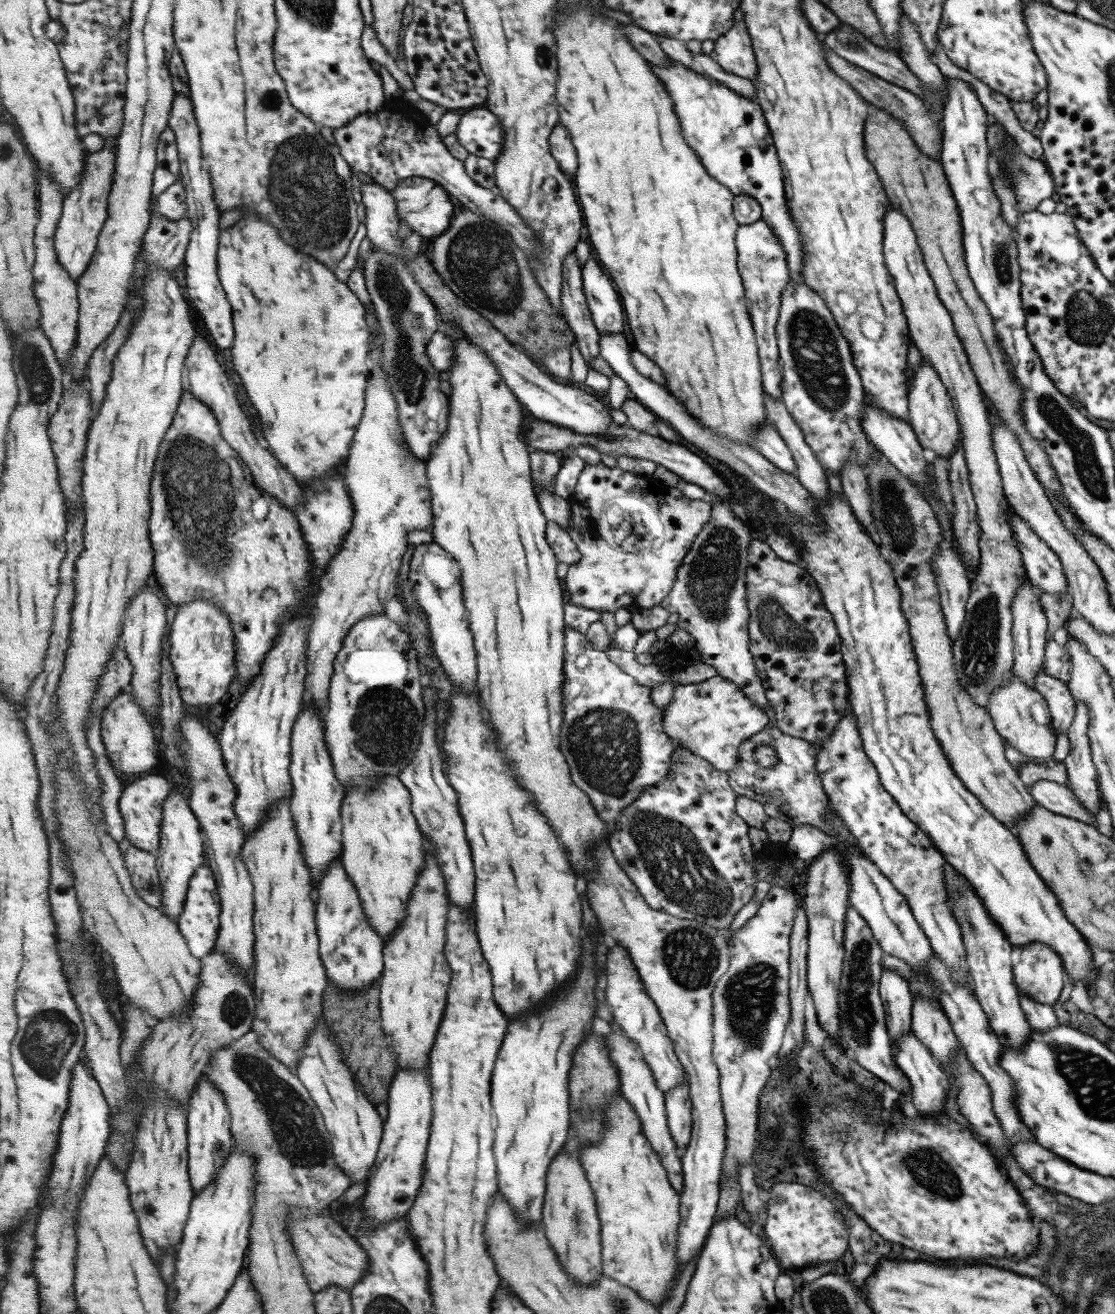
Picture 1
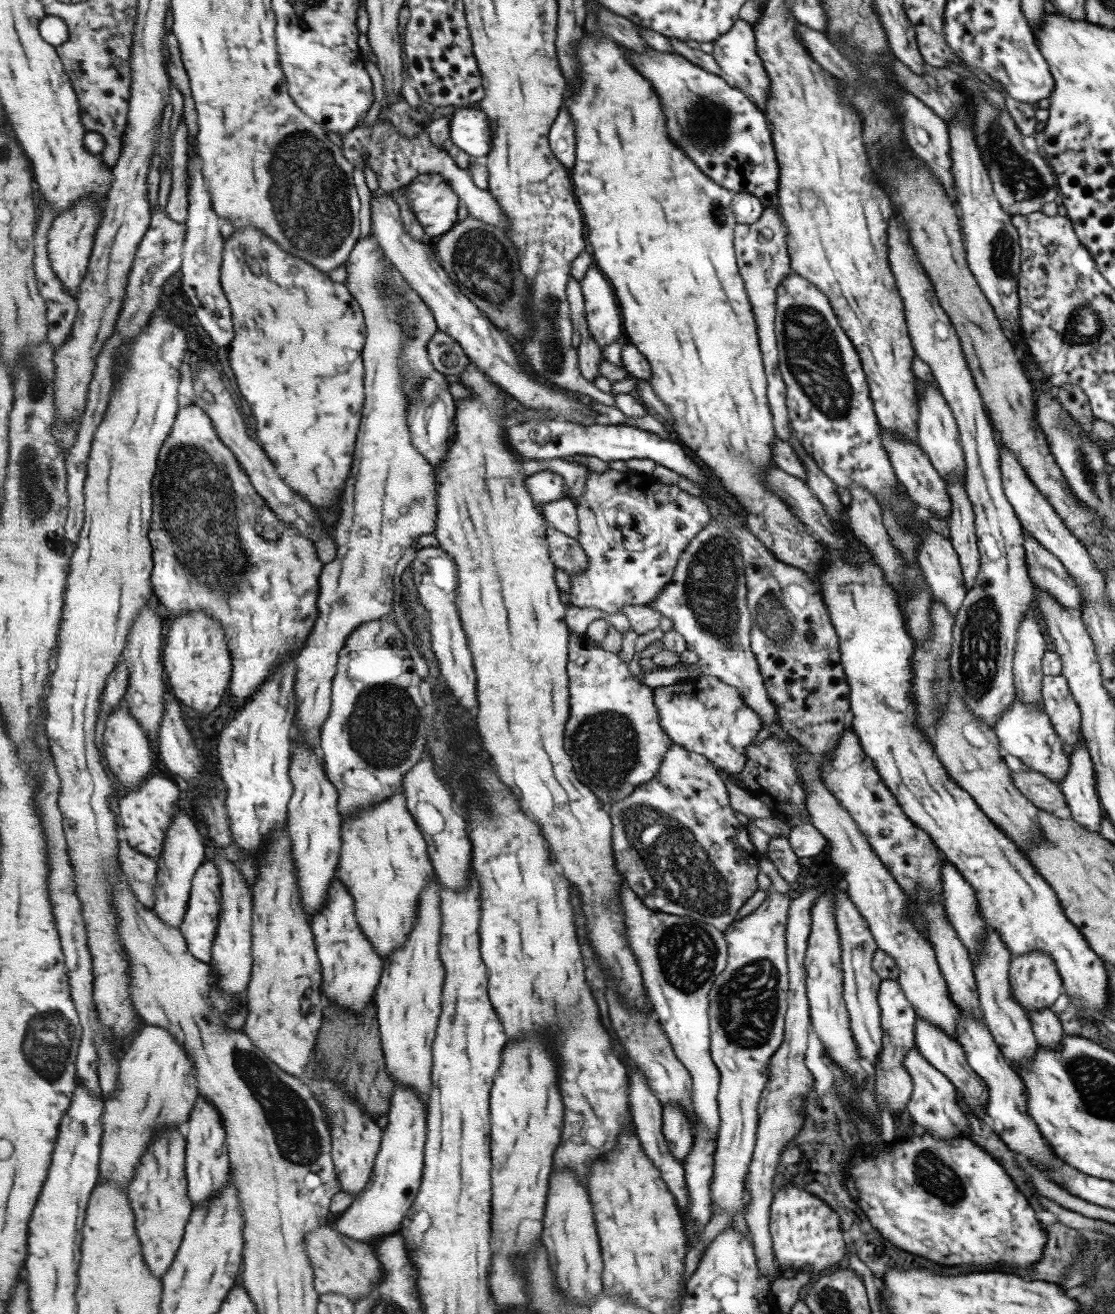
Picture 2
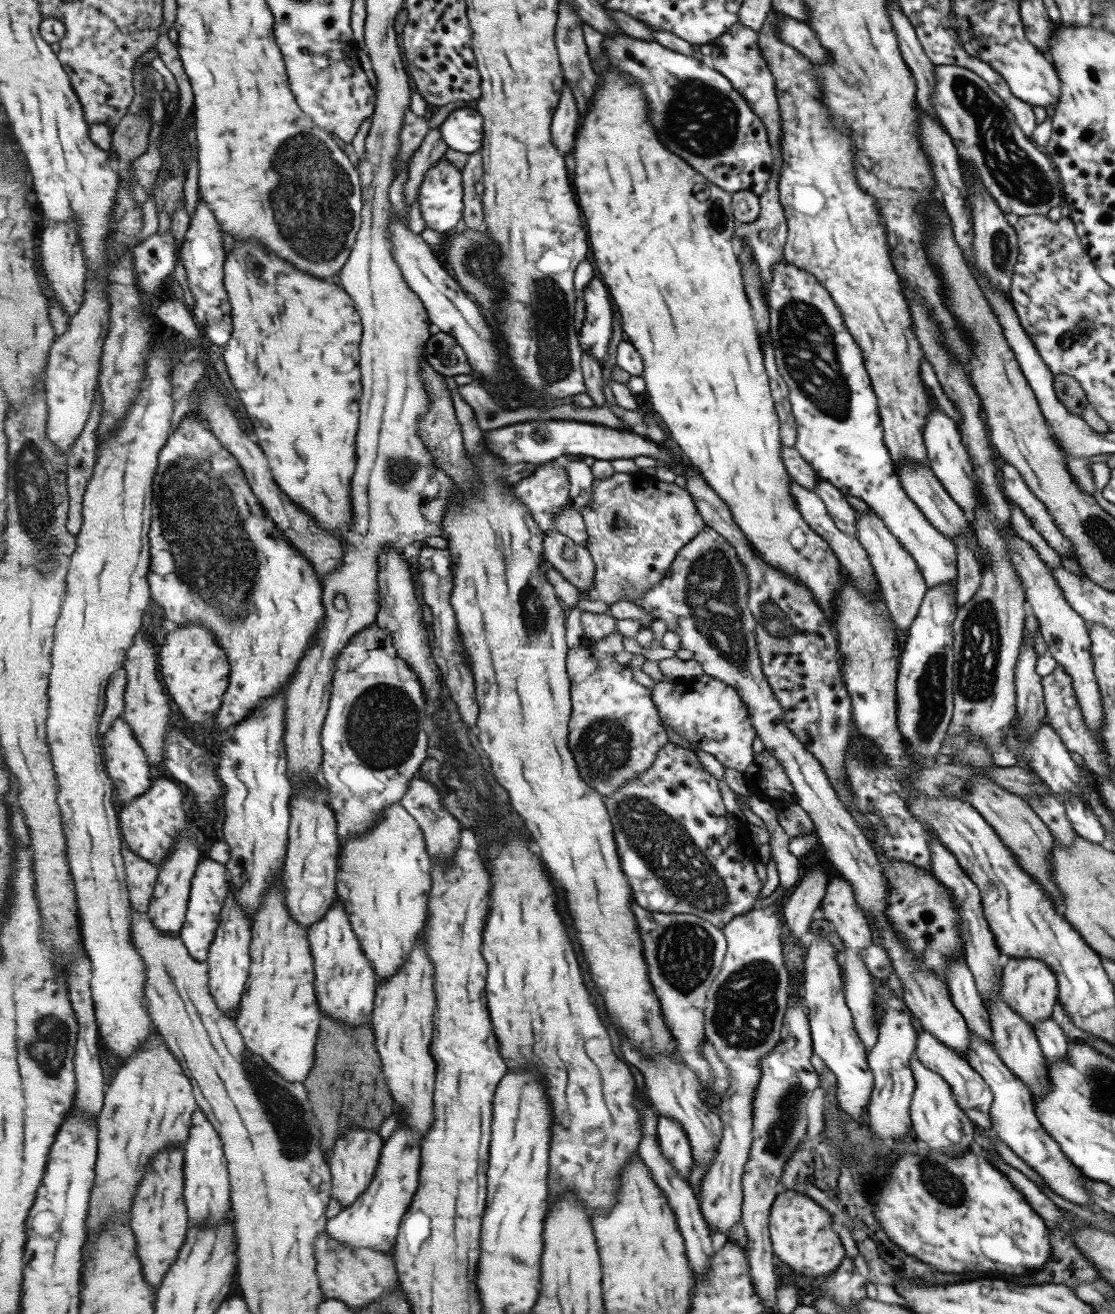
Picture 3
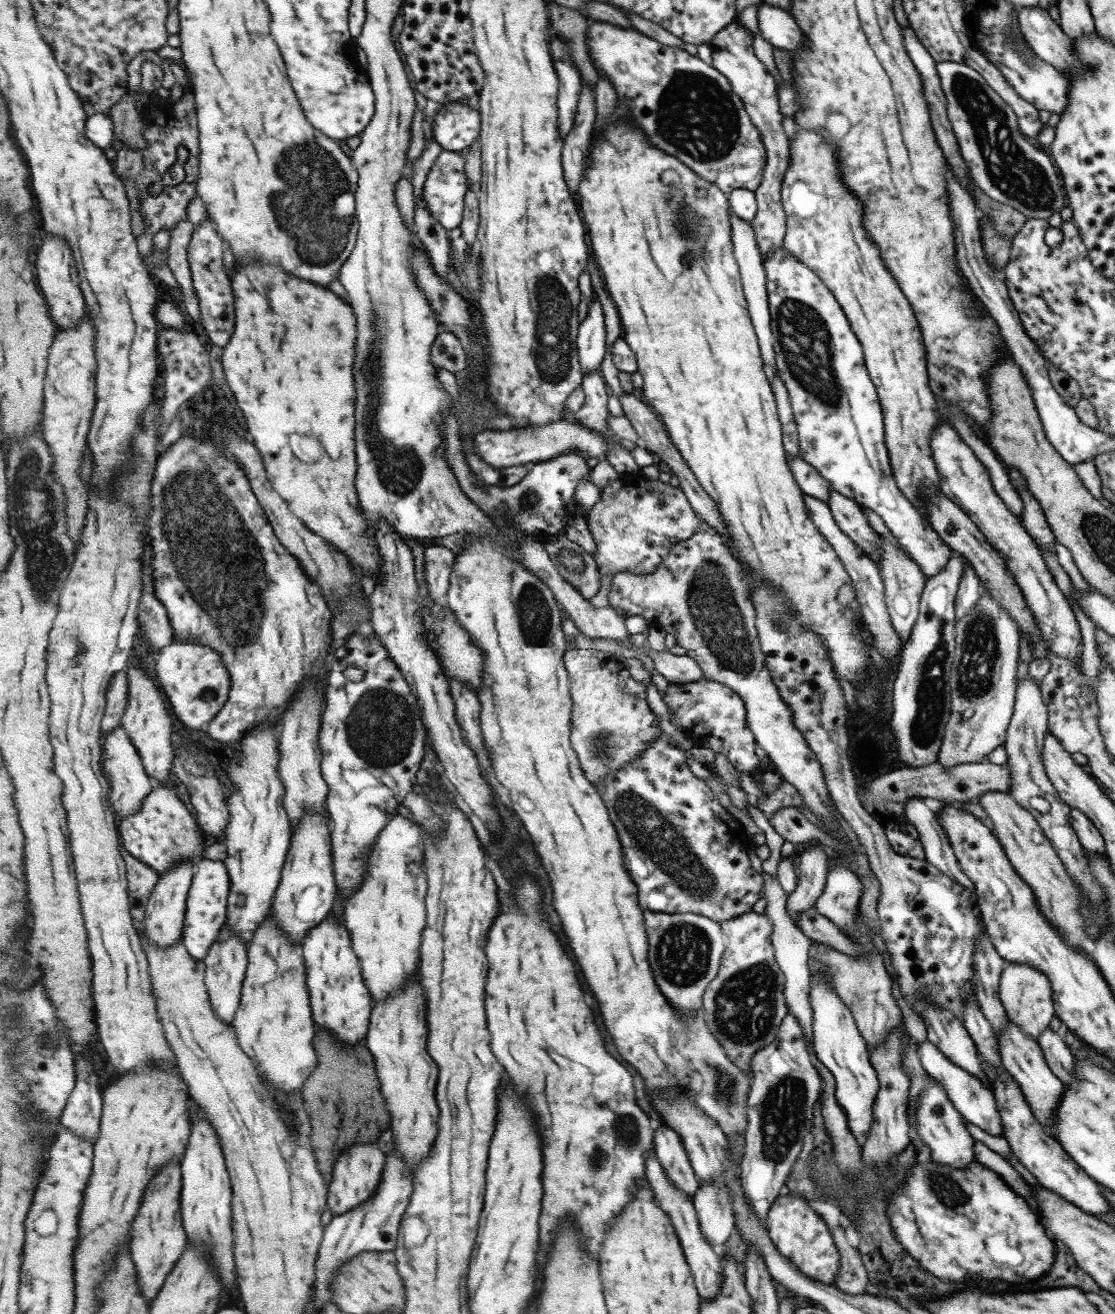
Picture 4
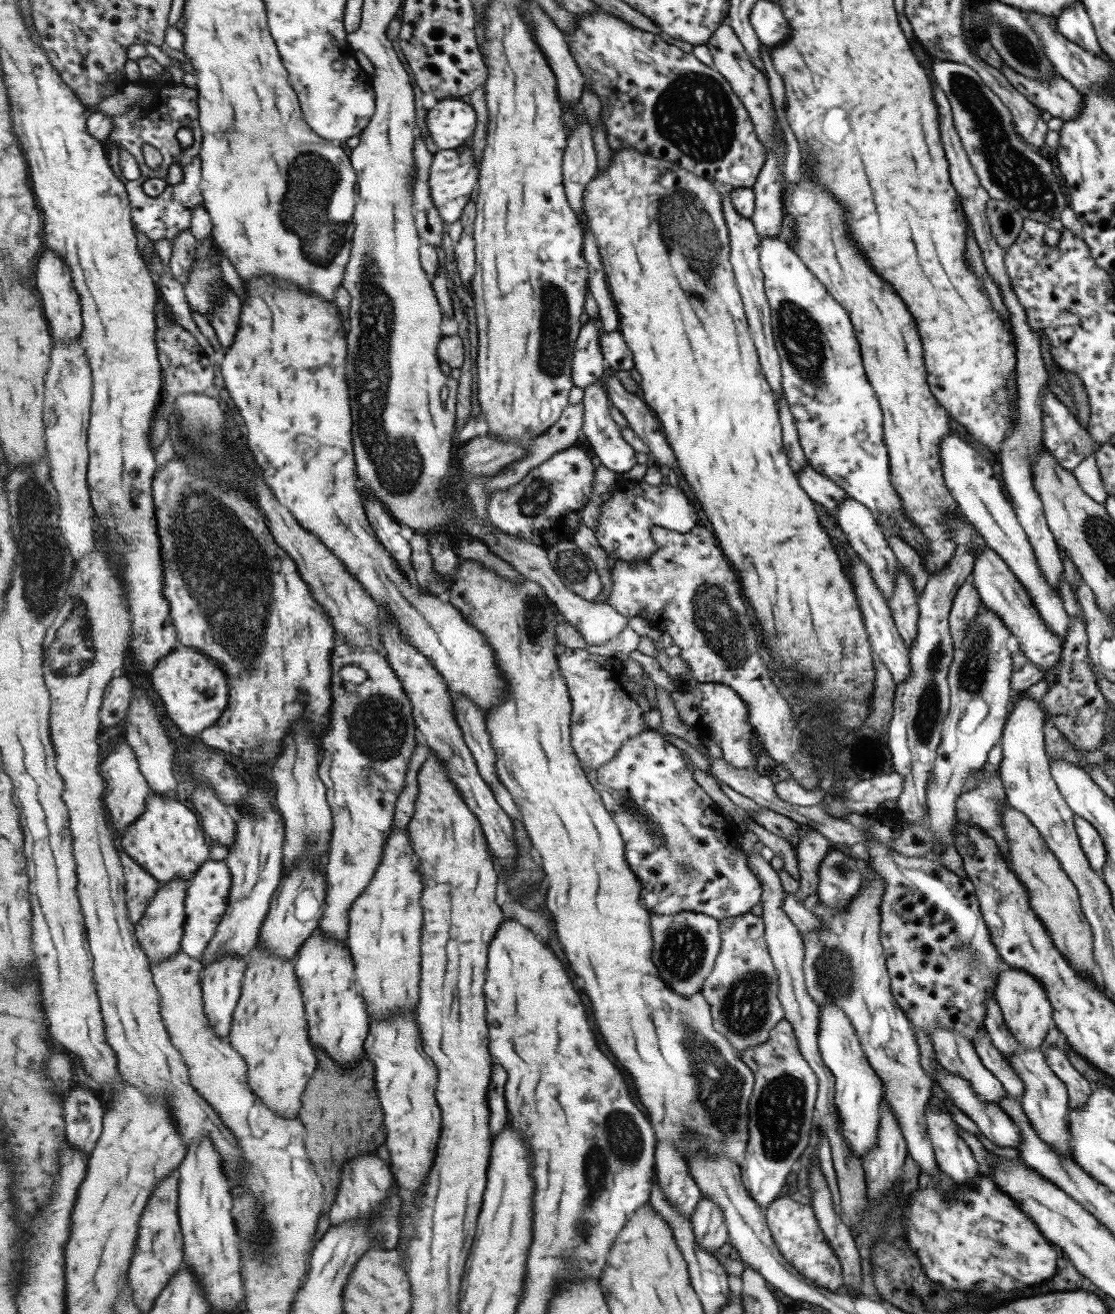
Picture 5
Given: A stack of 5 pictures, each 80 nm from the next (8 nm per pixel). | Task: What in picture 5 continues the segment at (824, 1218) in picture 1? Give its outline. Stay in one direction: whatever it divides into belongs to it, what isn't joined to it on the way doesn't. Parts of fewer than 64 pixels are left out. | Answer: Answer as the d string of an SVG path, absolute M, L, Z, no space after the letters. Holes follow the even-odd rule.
M780 1195L767 1206L765 1220L766 1225L769 1226L770 1237L773 1238L773 1243L778 1246L779 1255L783 1257L783 1260L791 1264L791 1267L817 1287L831 1292L842 1289L842 1270L838 1259L823 1237L821 1229L817 1227L817 1221L815 1221L815 1215L813 1215L810 1205L803 1205L786 1195Z

